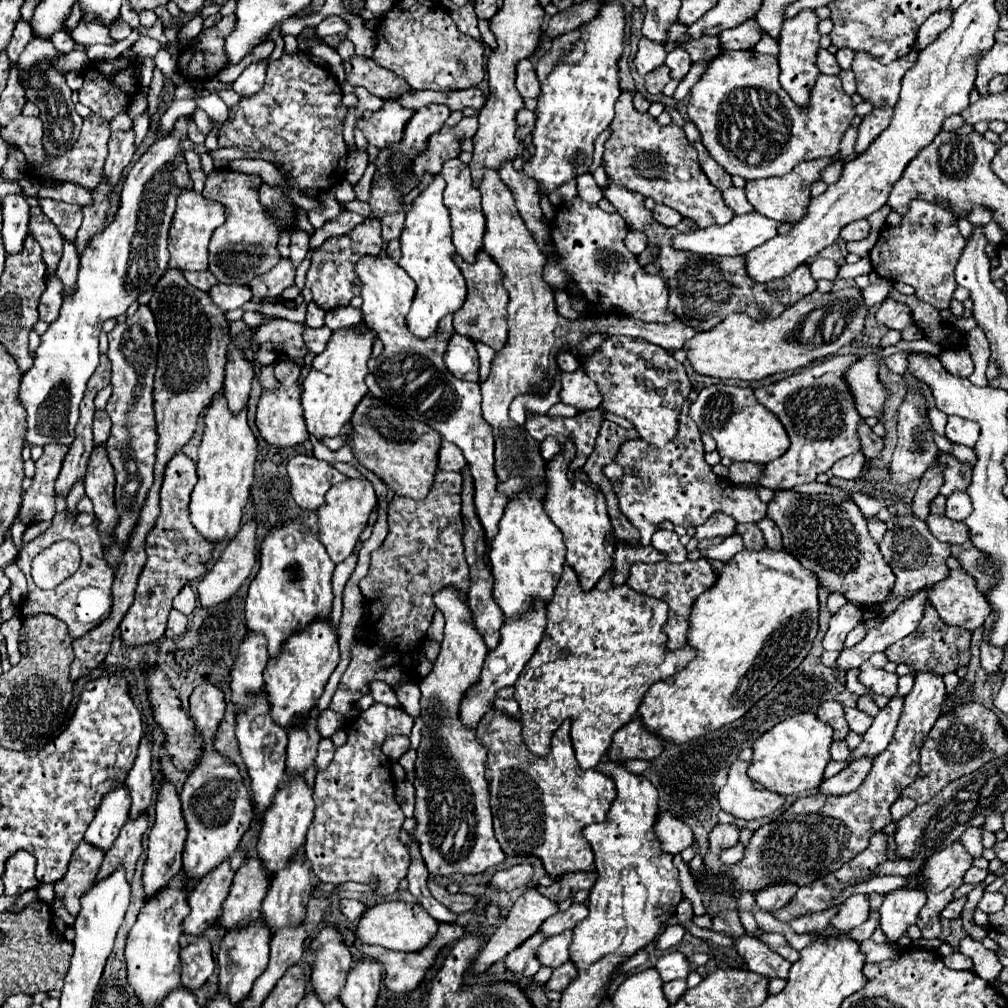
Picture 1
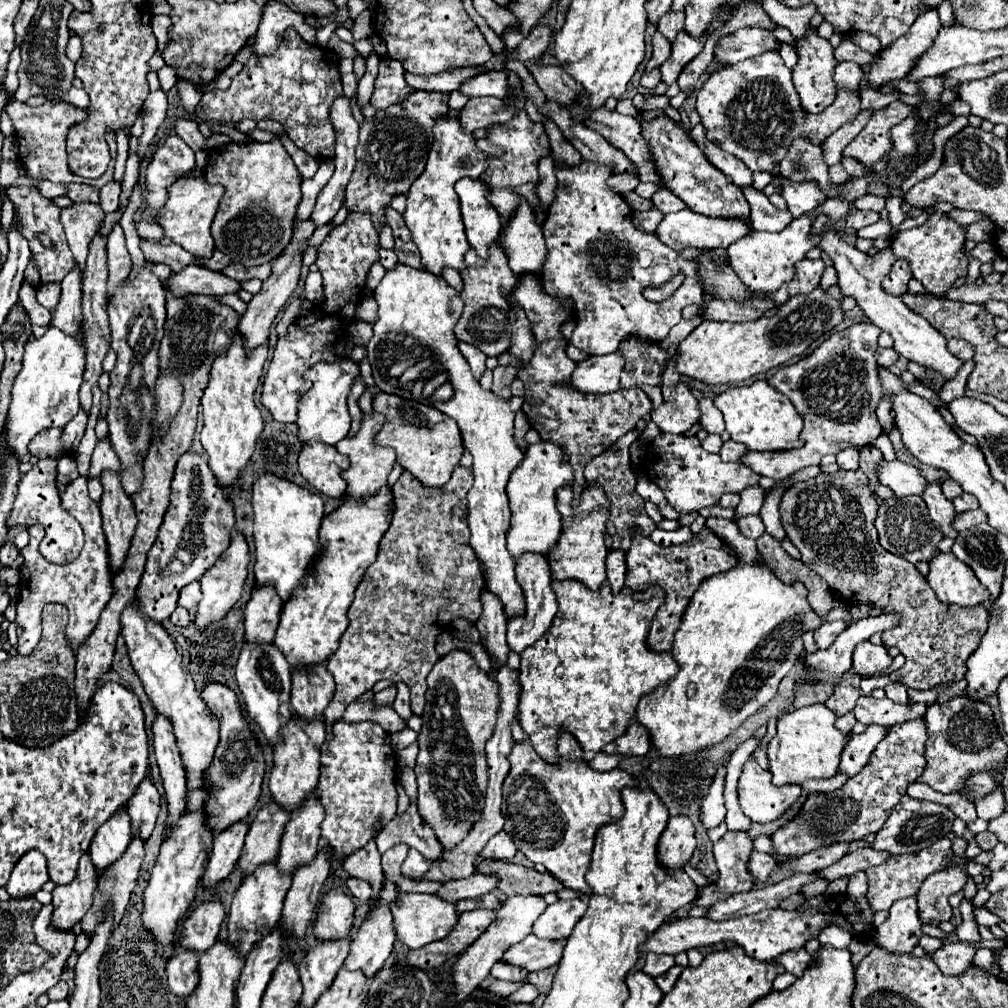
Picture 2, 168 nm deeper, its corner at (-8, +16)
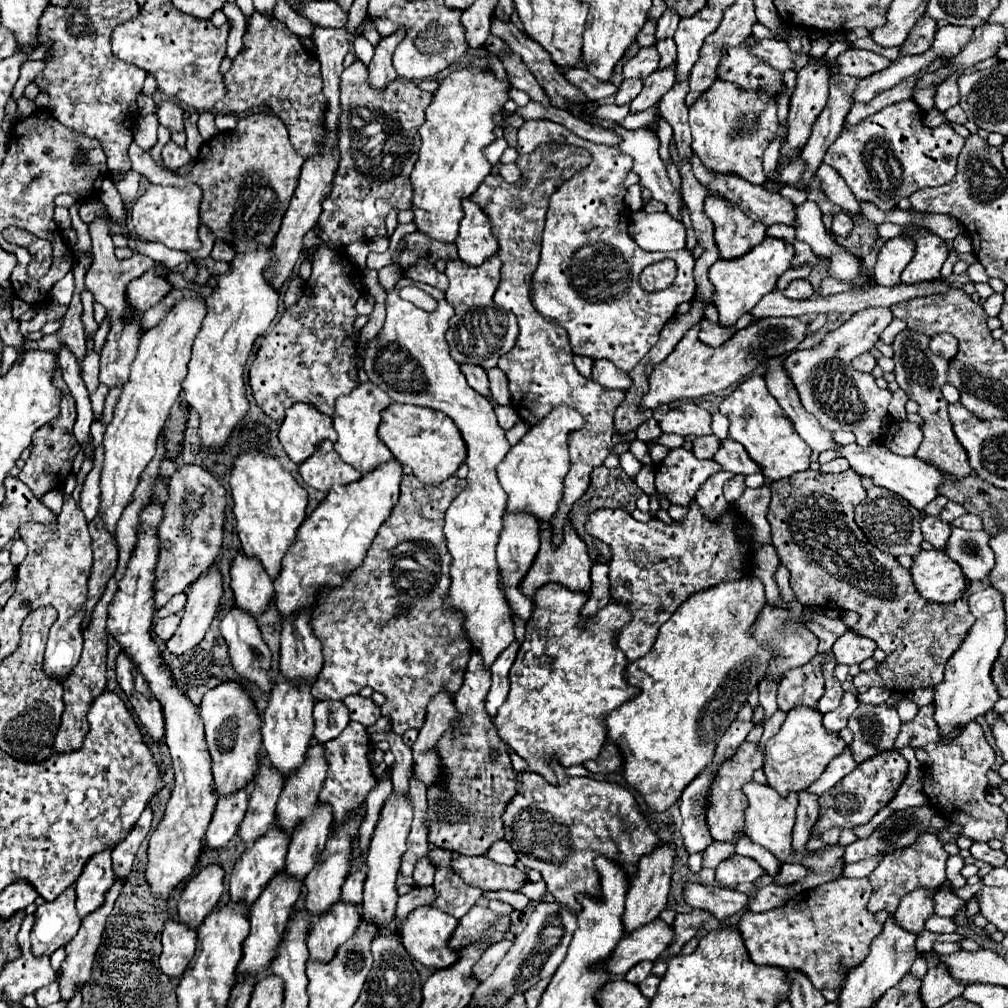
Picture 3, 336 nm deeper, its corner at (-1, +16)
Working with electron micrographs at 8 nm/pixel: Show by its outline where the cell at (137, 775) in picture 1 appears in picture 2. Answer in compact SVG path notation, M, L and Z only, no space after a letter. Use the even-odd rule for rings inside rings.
M146 778L144 784L140 784L140 792L136 792L136 796L132 798L132 804L128 804L132 836L138 836L146 842L154 830L158 812L160 812L160 794L150 782L150 778Z

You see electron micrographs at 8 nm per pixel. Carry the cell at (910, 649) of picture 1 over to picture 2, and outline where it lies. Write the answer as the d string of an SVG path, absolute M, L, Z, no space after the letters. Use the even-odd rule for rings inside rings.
M838 470L834 474L818 474L816 478L790 486L780 502L780 520L786 530L786 538L800 550L802 562L810 570L814 570L822 580L828 582L832 594L838 600L854 600L854 604L872 604L874 608L880 608L884 614L888 612L900 614L900 602L906 602L902 606L898 626L888 632L882 632L882 644L896 646L906 656L906 664L902 666L902 672L896 670L886 678L872 676L862 680L860 690L866 696L872 694L872 690L876 688L886 688L886 684L890 682L900 682L906 688L914 690L930 690L938 684L958 682L964 678L964 660L976 648L976 644L980 644L980 636L984 634L984 628L988 628L988 610L984 606L956 608L936 600L926 578L916 570L914 564L890 554L878 544L878 534L872 524L876 518L876 510L878 504L868 488L866 474L862 470L850 470L850 472Z

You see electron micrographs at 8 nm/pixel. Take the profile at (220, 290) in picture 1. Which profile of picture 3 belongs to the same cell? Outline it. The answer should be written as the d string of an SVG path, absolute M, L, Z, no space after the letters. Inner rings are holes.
M149 270L145 272L145 276L135 278L127 286L127 298L133 308L149 310L155 304L159 304L171 290L173 290L173 284L165 276L157 276L155 270Z

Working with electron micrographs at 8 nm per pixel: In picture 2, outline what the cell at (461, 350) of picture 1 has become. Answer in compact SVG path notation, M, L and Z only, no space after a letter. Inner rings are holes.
M458 344L458 348L464 354L464 358L468 360L468 364L472 368L472 374L476 376L476 380L480 380L482 374L484 374L484 370L486 370L486 356L476 346L470 346L470 344Z

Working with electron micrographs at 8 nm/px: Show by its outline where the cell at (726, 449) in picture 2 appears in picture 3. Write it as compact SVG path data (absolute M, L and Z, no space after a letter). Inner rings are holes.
M713 434L701 436L701 438L693 440L693 454L699 458L711 458L719 446L721 446L721 440L717 436L713 436Z

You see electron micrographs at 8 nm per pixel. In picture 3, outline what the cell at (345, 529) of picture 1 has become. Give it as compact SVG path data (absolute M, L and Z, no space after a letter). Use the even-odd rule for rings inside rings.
M371 382L359 384L349 396L337 398L335 414L333 414L333 426L339 434L339 440L335 442L335 450L343 462L349 462L363 476L367 476L367 472L373 472L377 466L381 466L393 458L389 448L377 438L377 426L381 422L381 410L387 408L389 404L393 404L389 400L389 396L385 396L385 392L379 390Z

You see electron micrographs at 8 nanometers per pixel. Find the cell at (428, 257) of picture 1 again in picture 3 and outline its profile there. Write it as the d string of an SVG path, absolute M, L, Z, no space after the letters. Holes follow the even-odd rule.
M479 68L453 70L441 80L433 102L427 108L425 124L419 128L421 148L411 172L413 184L413 222L419 232L431 240L453 244L459 220L463 218L461 198L471 196L491 172L483 148L495 140L493 114L507 102L509 84L495 78L493 72Z

